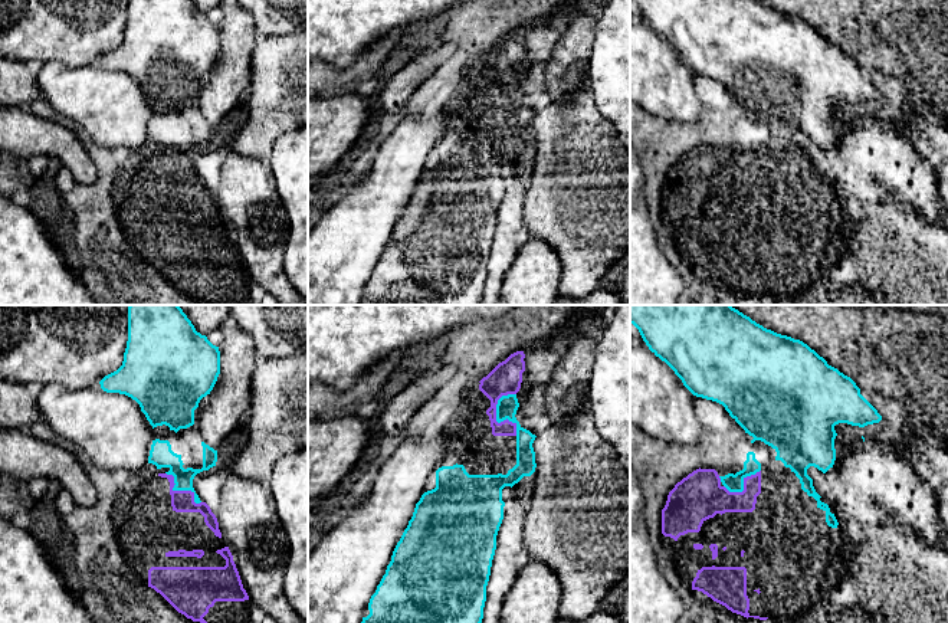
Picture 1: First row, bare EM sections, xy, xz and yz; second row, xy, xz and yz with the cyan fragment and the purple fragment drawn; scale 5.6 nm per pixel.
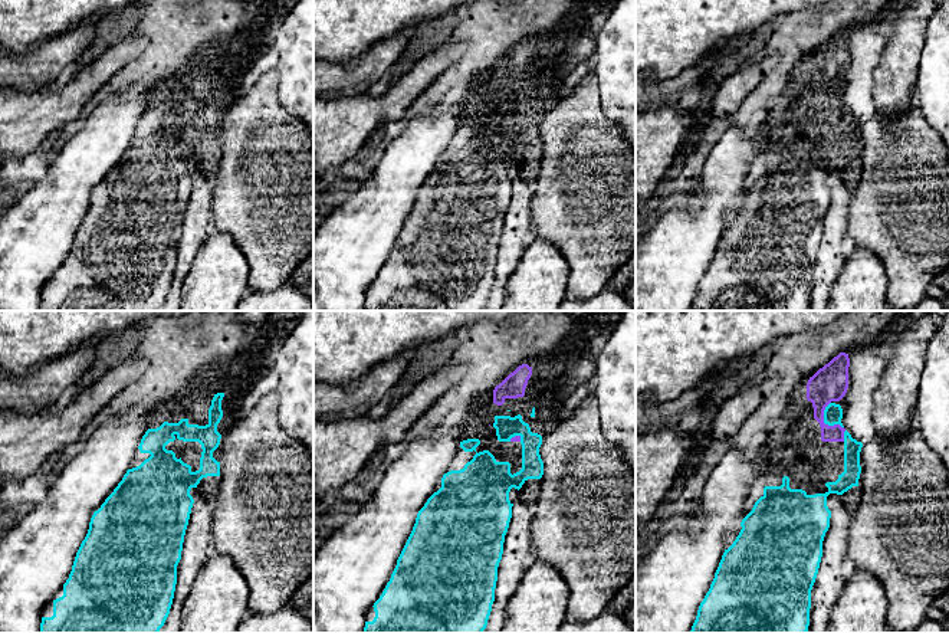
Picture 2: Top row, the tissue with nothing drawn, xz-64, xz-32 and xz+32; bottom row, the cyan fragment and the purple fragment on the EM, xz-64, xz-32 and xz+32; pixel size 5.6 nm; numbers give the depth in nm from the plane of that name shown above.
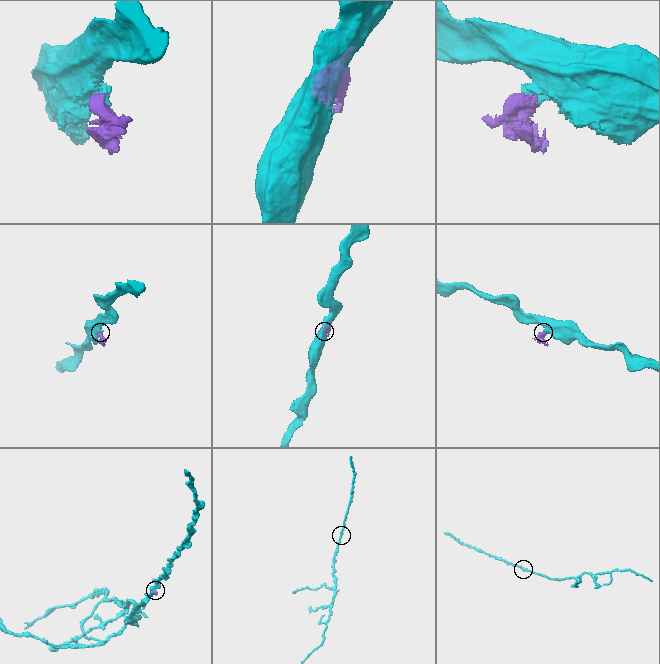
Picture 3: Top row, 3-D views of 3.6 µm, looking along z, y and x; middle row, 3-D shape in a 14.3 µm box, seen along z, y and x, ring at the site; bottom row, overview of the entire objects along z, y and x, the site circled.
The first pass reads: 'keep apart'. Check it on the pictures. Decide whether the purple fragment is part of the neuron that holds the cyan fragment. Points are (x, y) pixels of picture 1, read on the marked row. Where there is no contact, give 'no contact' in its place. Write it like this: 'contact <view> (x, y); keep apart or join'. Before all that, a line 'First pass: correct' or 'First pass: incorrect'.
First pass: correct
contact xz (498, 422); keep apart

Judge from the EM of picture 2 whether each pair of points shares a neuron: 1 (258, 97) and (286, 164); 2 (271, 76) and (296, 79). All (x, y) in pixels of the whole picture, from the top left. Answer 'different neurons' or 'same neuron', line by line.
1: different neurons
2: different neurons

